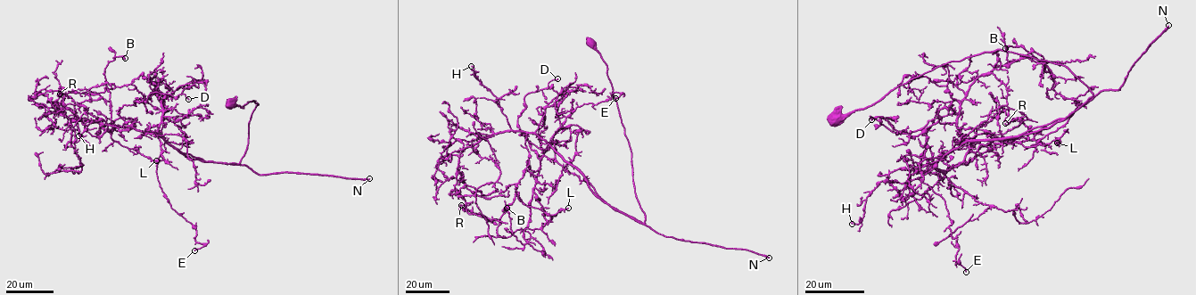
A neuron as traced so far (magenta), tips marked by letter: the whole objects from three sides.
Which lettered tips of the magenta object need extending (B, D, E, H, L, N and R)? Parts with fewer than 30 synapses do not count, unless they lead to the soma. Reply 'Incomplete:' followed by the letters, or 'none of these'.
Incomplete: N

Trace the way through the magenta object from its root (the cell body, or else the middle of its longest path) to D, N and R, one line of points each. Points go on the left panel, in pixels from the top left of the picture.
D: (230, 102), (258, 104), (238, 163), (170, 146), (158, 131), (162, 110), (135, 101), (156, 92), (188, 99)
N: (230, 102), (241, 108), (251, 101), (258, 104), (239, 164), (258, 174), (369, 178)
R: (230, 102), (258, 104), (238, 163), (69, 118), (51, 102), (71, 118), (74, 102), (60, 94)

